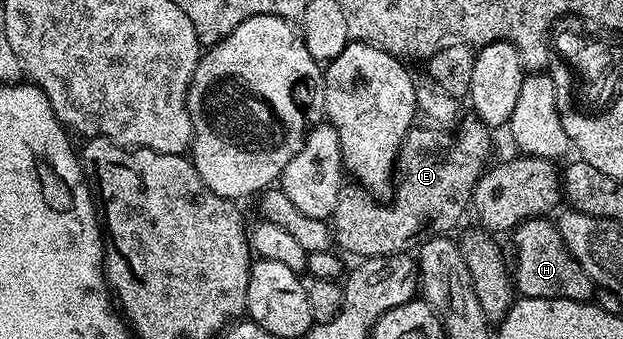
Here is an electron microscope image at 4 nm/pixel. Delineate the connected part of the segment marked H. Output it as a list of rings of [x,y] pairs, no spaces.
[[[547,216],[532,217],[511,230],[512,257],[510,255],[511,277],[515,292],[520,297],[541,297],[542,299],[570,299],[571,301],[593,300],[598,288],[596,282],[582,271],[582,267],[570,255],[564,245],[559,228],[548,222]]]

